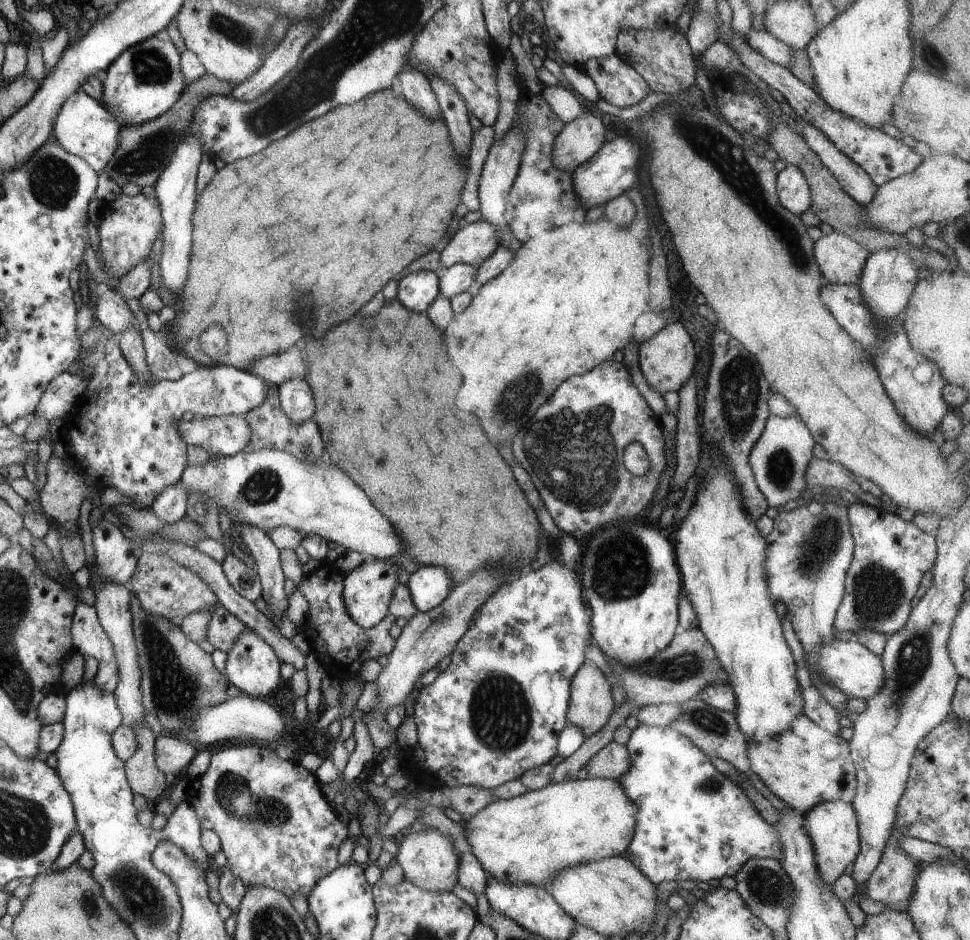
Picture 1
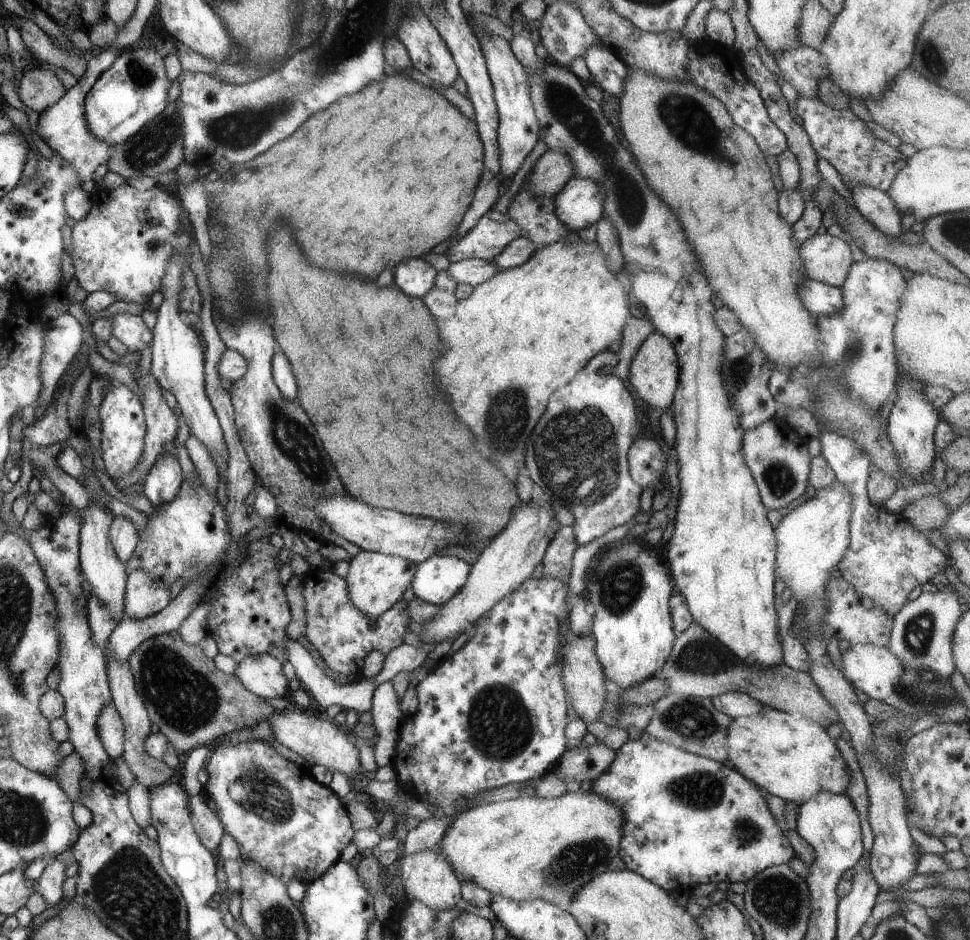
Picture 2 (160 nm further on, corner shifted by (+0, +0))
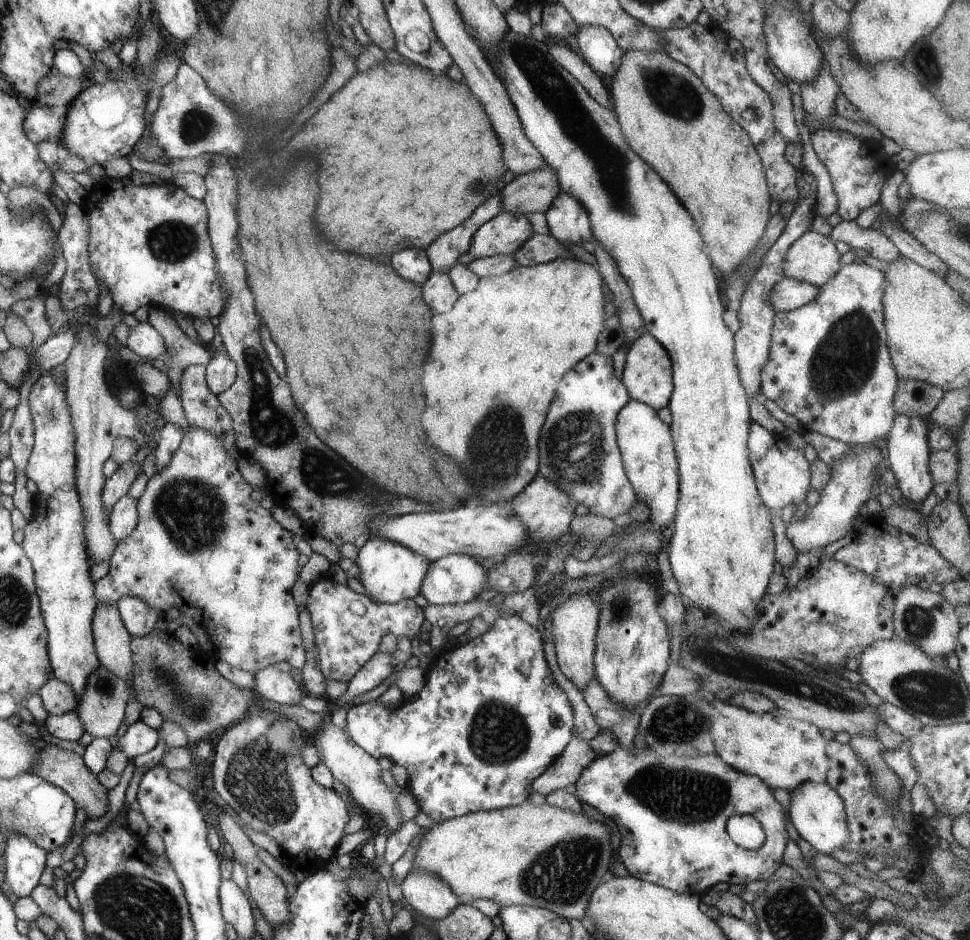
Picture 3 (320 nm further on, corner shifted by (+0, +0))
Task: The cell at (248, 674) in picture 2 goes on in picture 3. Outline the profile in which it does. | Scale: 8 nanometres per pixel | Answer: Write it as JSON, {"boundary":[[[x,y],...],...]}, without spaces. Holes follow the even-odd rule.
{"boundary":[[[272,665],[254,673],[255,689],[262,699],[266,699],[279,705],[298,705],[300,699],[306,696],[303,691],[302,684],[296,682],[292,676],[292,672],[283,672],[276,670]]]}

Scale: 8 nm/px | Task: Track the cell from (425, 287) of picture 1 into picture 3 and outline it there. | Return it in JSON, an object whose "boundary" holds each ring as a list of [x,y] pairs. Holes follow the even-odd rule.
{"boundary":[[[406,248],[392,254],[394,270],[407,281],[423,285],[433,272],[425,249]]]}

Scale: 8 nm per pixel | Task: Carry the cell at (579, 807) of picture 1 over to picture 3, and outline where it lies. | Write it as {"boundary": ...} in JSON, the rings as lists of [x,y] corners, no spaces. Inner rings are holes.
{"boundary":[[[526,801],[524,804],[515,807],[504,807],[493,811],[476,811],[475,813],[468,813],[461,817],[454,817],[435,823],[423,834],[423,840],[420,839],[419,845],[416,847],[413,868],[422,869],[440,877],[457,896],[460,905],[470,905],[472,901],[488,899],[497,902],[501,907],[528,905],[548,909],[567,919],[585,921],[589,898],[593,890],[596,890],[596,887],[601,883],[603,876],[609,872],[609,866],[611,865],[615,849],[615,842],[613,841],[610,830],[608,830],[608,826],[606,826],[606,822],[601,823],[596,821],[592,810],[586,809],[582,813],[576,813],[549,805],[548,803],[534,805]]]}

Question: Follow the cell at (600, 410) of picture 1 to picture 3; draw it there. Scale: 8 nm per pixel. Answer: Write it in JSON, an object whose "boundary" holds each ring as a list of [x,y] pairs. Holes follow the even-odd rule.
{"boundary":[[[594,351],[577,362],[558,384],[556,398],[548,410],[548,418],[540,432],[538,441],[539,474],[556,483],[576,504],[587,506],[590,513],[598,517],[614,518],[624,514],[636,504],[637,496],[626,476],[617,448],[615,422],[620,410],[631,400],[624,383],[614,372],[611,357],[605,357]]]}

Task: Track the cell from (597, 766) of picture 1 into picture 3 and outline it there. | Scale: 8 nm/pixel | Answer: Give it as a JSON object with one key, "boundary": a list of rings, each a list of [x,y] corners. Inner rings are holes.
{"boundary":[[[573,733],[561,756],[531,782],[531,790],[546,796],[568,784],[574,784],[582,770],[596,757],[598,756],[590,748],[588,741]]]}

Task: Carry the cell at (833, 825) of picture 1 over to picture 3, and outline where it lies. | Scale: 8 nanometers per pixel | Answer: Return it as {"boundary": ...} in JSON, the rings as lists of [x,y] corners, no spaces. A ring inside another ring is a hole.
{"boundary":[[[806,781],[789,793],[790,808],[786,812],[801,838],[811,844],[817,852],[828,855],[834,850],[843,849],[849,837],[849,830],[845,806],[840,795],[826,781]]]}

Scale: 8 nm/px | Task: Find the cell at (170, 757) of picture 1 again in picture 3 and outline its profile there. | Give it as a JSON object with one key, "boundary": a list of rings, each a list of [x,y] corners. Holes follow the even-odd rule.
{"boundary":[[[138,720],[128,726],[126,733],[118,740],[114,740],[115,746],[129,759],[134,759],[140,754],[152,750],[158,744],[157,730]]]}

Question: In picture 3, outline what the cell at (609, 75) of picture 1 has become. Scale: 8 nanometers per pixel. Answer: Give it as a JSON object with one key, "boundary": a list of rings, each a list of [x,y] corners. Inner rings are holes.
{"boundary":[[[580,25],[576,44],[582,58],[604,76],[612,76],[620,66],[624,51],[608,29],[600,25]]]}

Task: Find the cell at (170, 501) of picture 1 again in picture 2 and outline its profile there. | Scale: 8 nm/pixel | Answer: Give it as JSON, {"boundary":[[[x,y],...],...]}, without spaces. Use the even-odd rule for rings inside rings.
{"boundary":[[[164,453],[147,472],[143,493],[155,507],[159,507],[177,497],[183,479],[178,459]]]}

